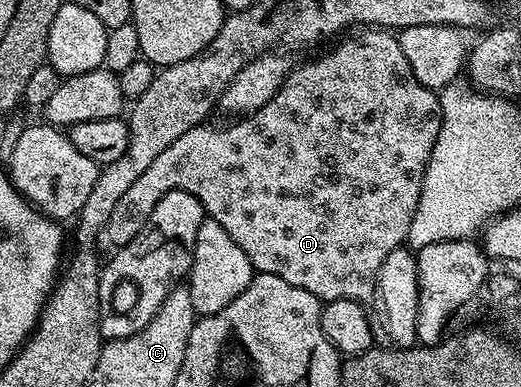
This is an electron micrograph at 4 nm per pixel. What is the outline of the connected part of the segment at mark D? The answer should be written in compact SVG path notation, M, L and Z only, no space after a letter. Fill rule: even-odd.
M379 27L359 31L356 37L341 42L336 49L321 54L316 61L307 61L300 69L299 66L292 68L283 85L269 99L269 103L265 103L265 107L261 107L256 113L232 120L235 122L228 129L211 125L212 123L198 125L185 131L181 139L165 147L165 151L161 151L161 155L153 159L153 164L129 186L129 191L125 191L125 195L121 195L121 200L113 207L107 220L106 240L108 237L115 247L132 241L141 227L145 227L149 215L153 215L153 207L157 207L157 203L161 203L161 199L169 195L169 191L180 189L197 198L203 205L204 214L210 220L221 223L225 231L229 231L233 243L237 243L237 247L245 251L255 273L277 275L285 279L285 283L293 283L293 287L305 287L305 291L317 295L323 303L337 299L370 302L370 297L374 298L377 293L381 263L389 259L389 251L400 248L406 242L409 223L413 223L413 215L417 211L425 167L429 163L433 143L437 143L437 131L441 131L442 118L439 93L417 83L417 75L413 75L413 67L409 67L409 59L405 59L405 51L401 51L398 36Z

